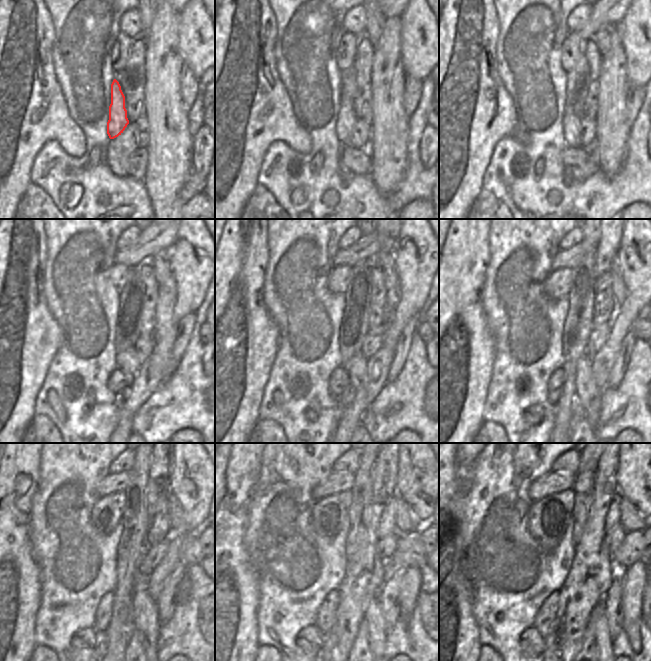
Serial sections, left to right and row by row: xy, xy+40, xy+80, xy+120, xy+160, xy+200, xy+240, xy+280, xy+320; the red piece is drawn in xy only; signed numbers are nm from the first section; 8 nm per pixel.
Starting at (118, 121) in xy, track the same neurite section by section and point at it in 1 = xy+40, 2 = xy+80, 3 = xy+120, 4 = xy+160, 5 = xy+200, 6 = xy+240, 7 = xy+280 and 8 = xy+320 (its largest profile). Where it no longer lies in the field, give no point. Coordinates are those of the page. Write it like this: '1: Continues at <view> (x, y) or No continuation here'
1: Continues at xy+40 (346, 119)
2: Continues at xy+80 (571, 122)
3: Continues at xy+120 (127, 361)
4: Continues at xy+160 (356, 367)
5: Continues at xy+200 (589, 394)
6: Continues at xy+240 (146, 621)
7: Continues at xy+280 (373, 616)
8: Continues at xy+320 (602, 635).

